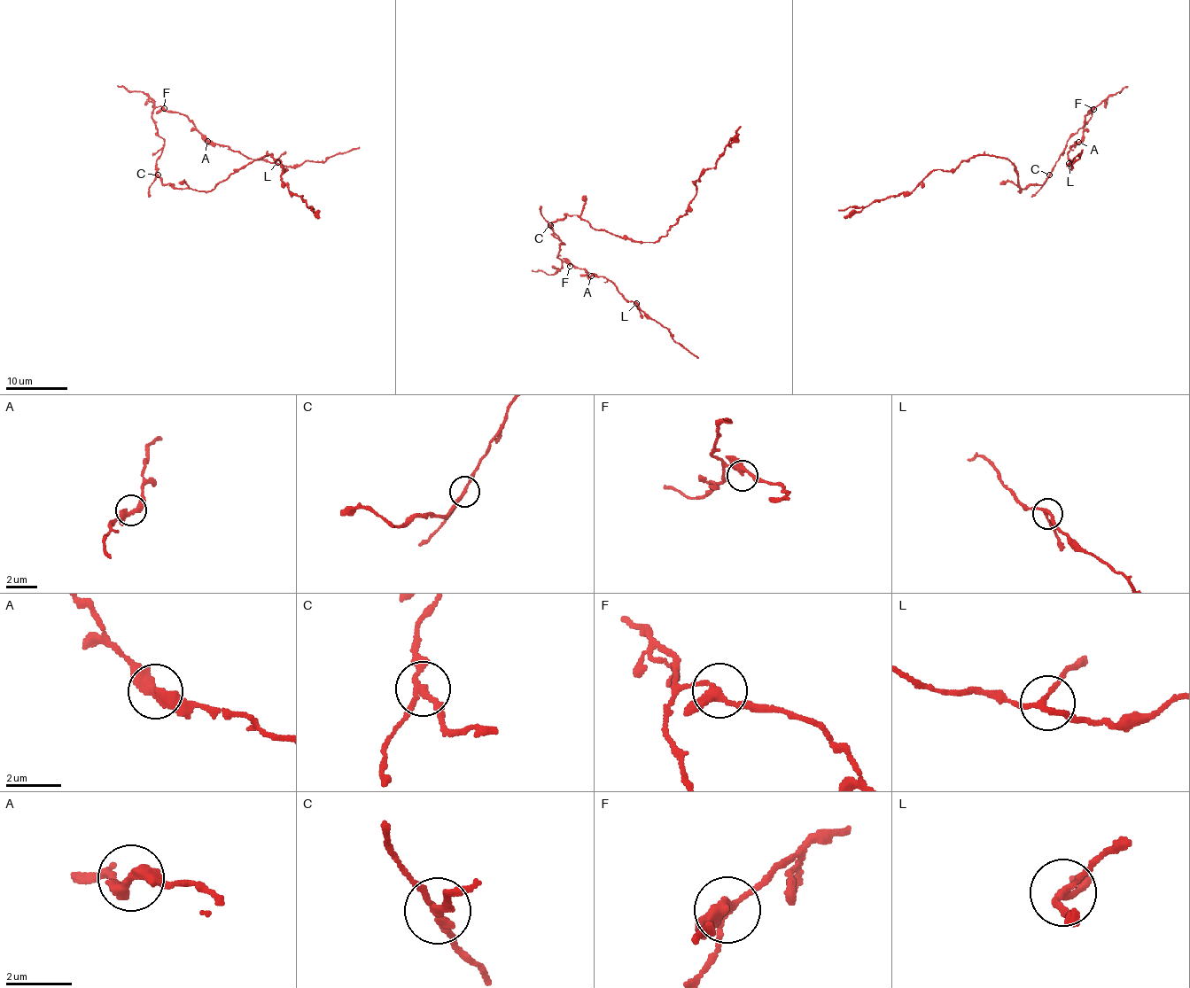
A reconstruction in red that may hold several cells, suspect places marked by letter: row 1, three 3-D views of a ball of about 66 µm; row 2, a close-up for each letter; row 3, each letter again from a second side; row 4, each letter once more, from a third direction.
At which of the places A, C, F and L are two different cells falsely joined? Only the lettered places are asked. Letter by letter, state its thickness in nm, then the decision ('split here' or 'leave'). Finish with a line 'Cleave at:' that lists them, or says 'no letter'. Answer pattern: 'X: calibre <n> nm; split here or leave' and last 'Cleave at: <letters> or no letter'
A: calibre 360 nm; leave
C: calibre 180 nm; split here
F: calibre 240 nm; leave
L: calibre 160 nm; leave
Cleave at: C

